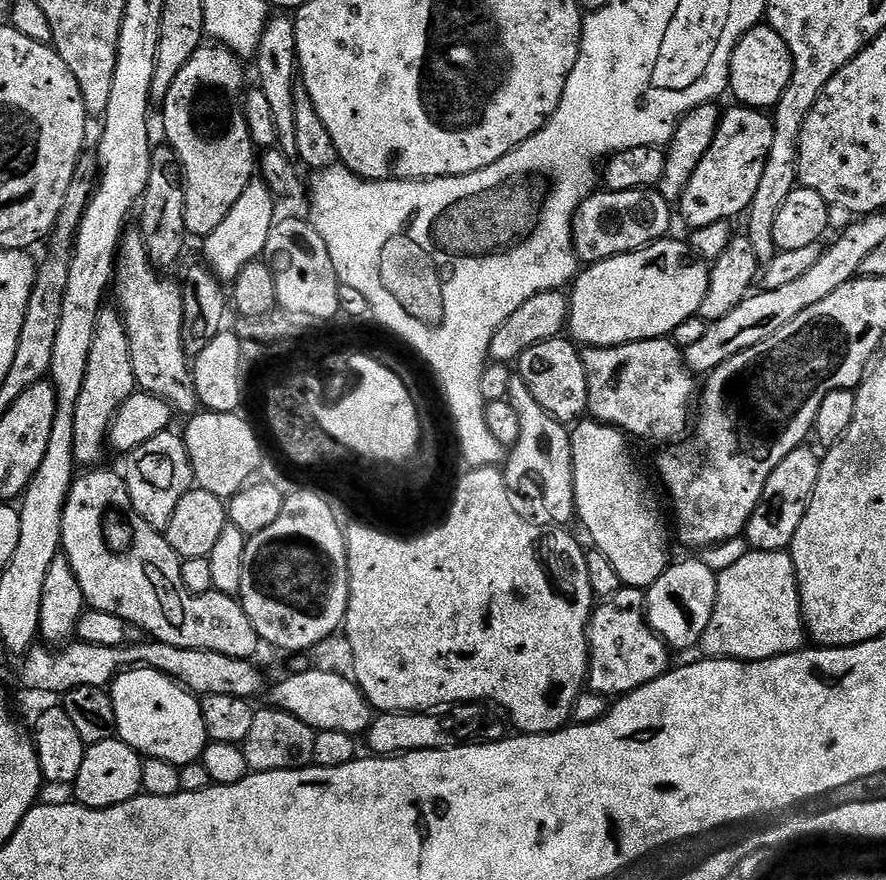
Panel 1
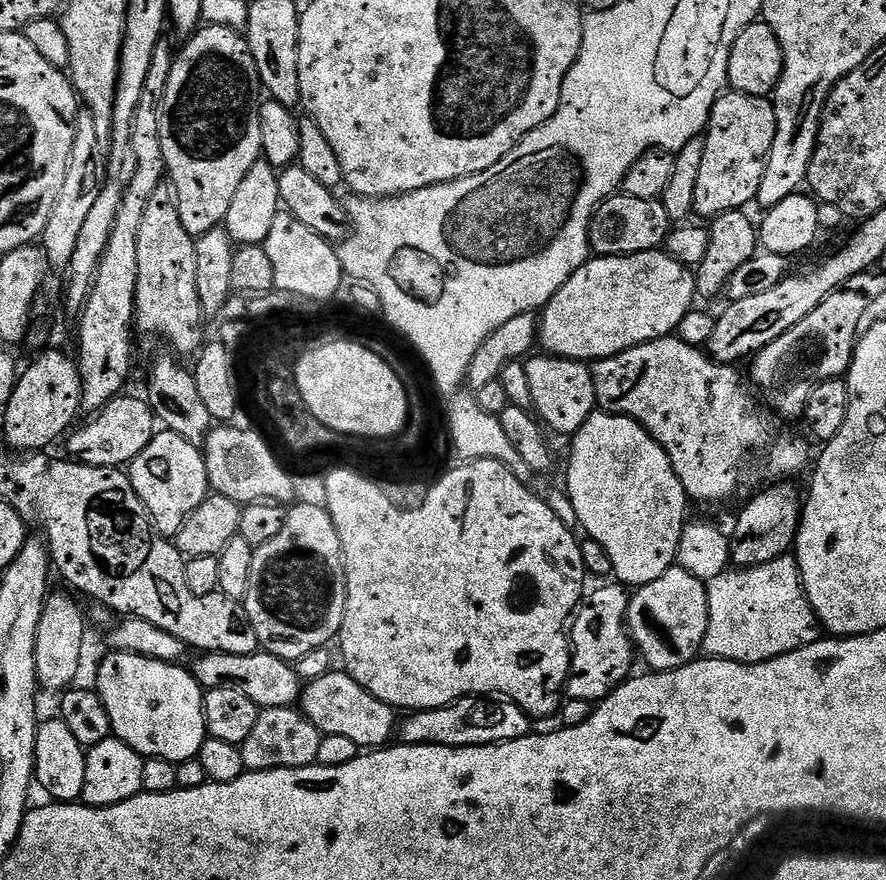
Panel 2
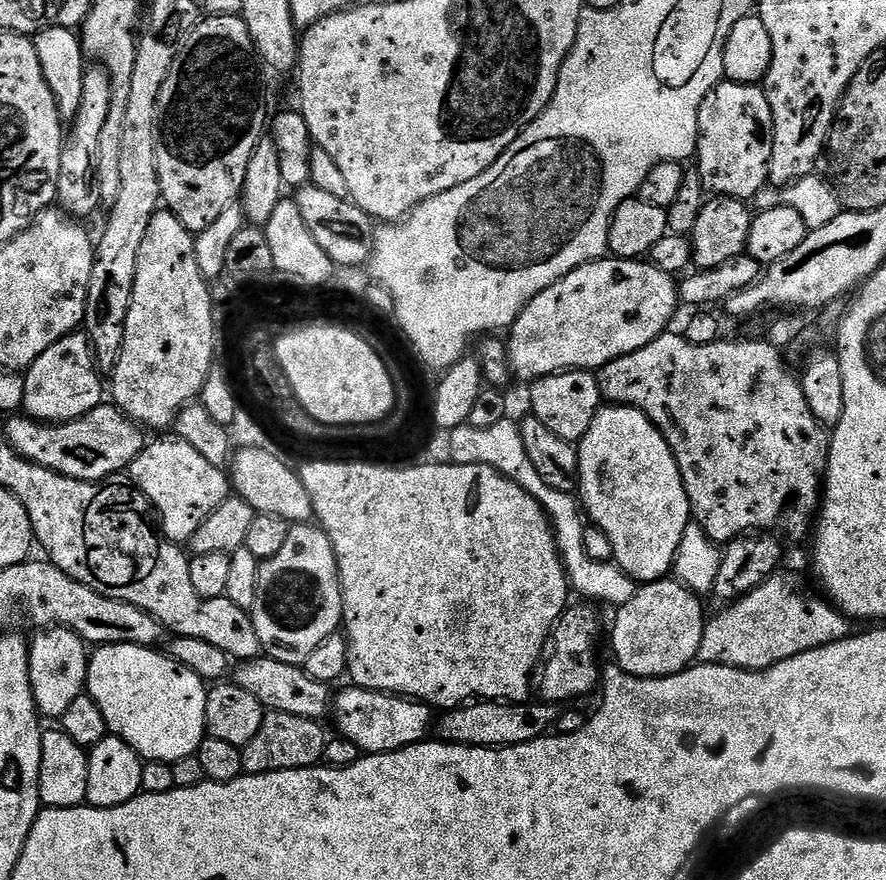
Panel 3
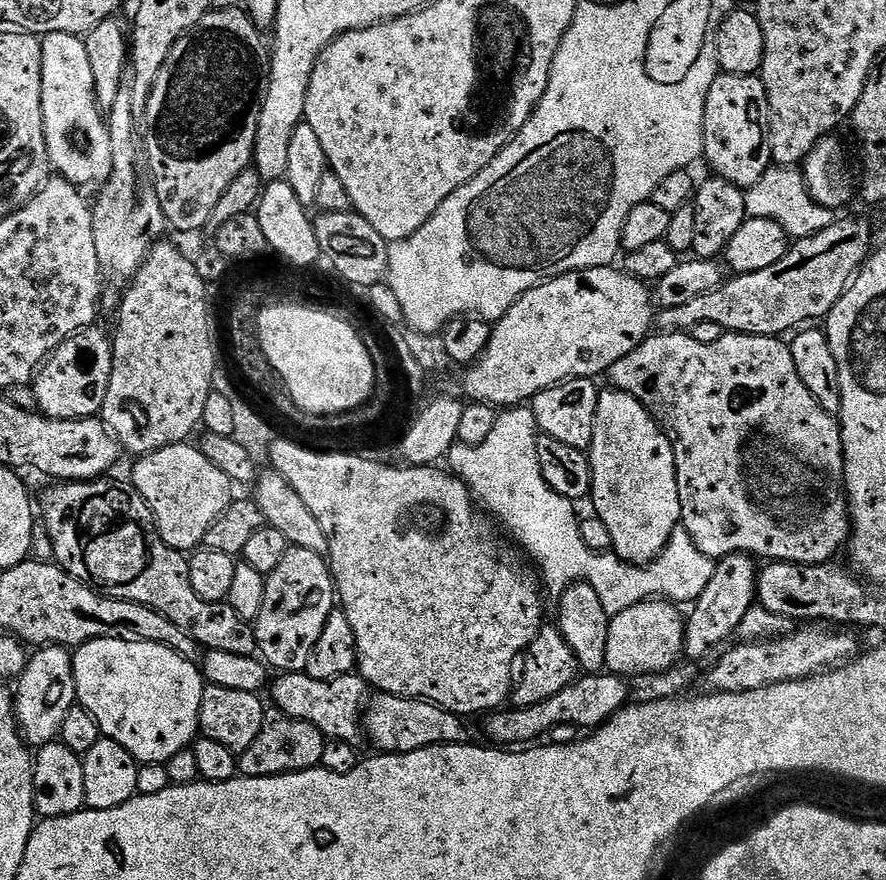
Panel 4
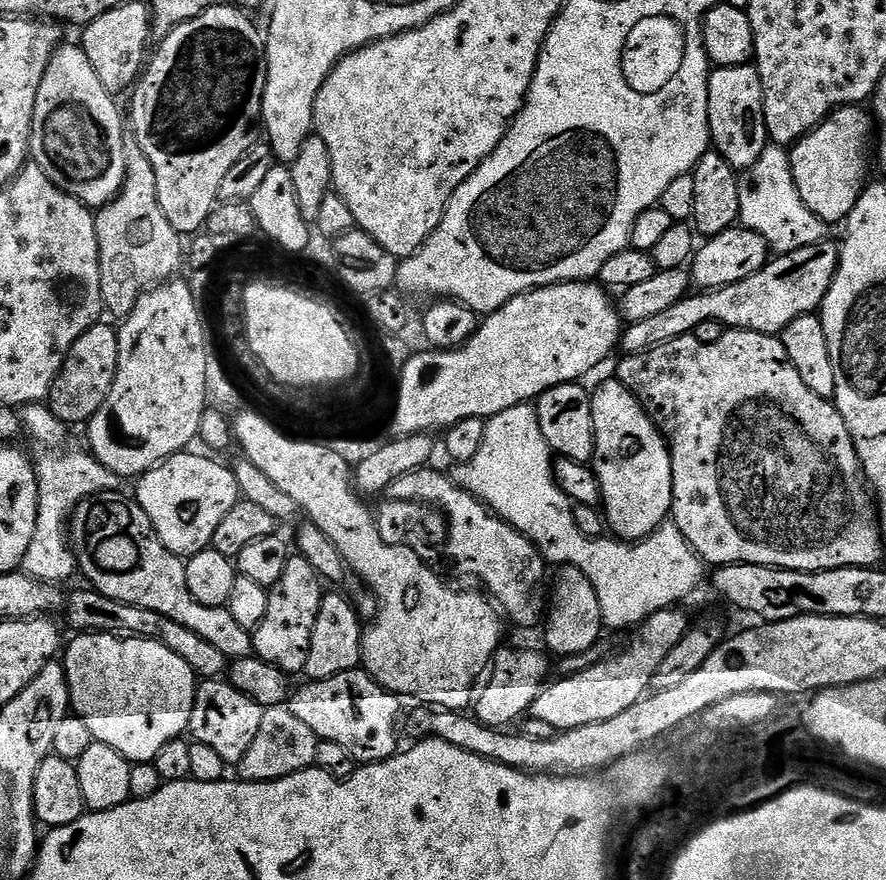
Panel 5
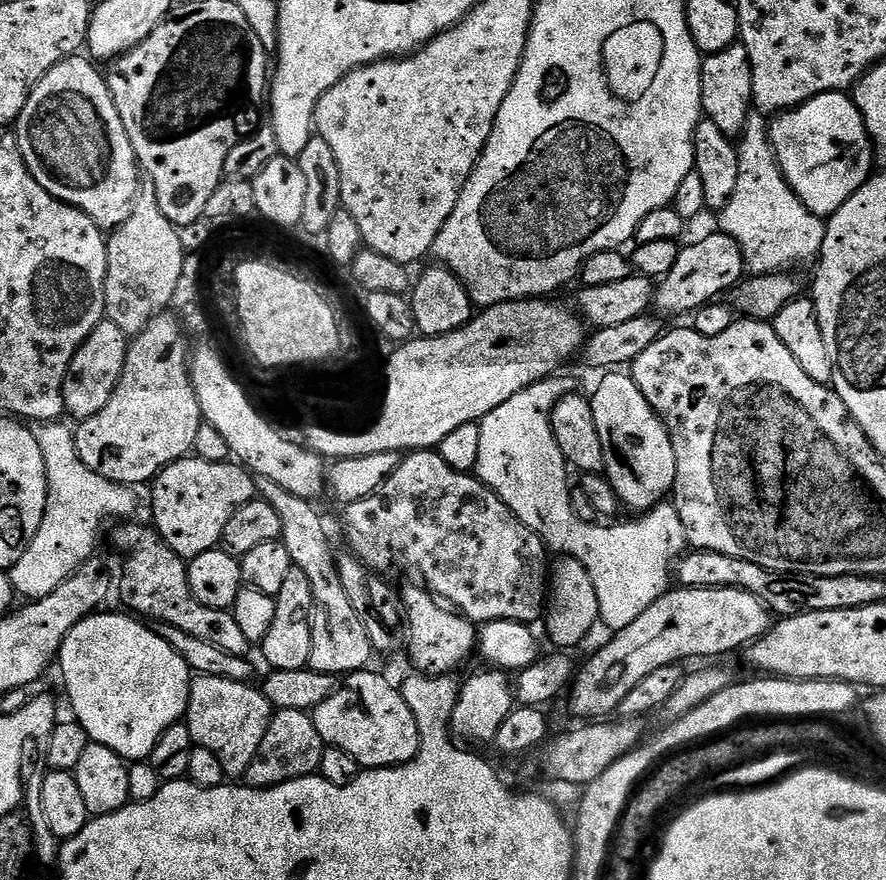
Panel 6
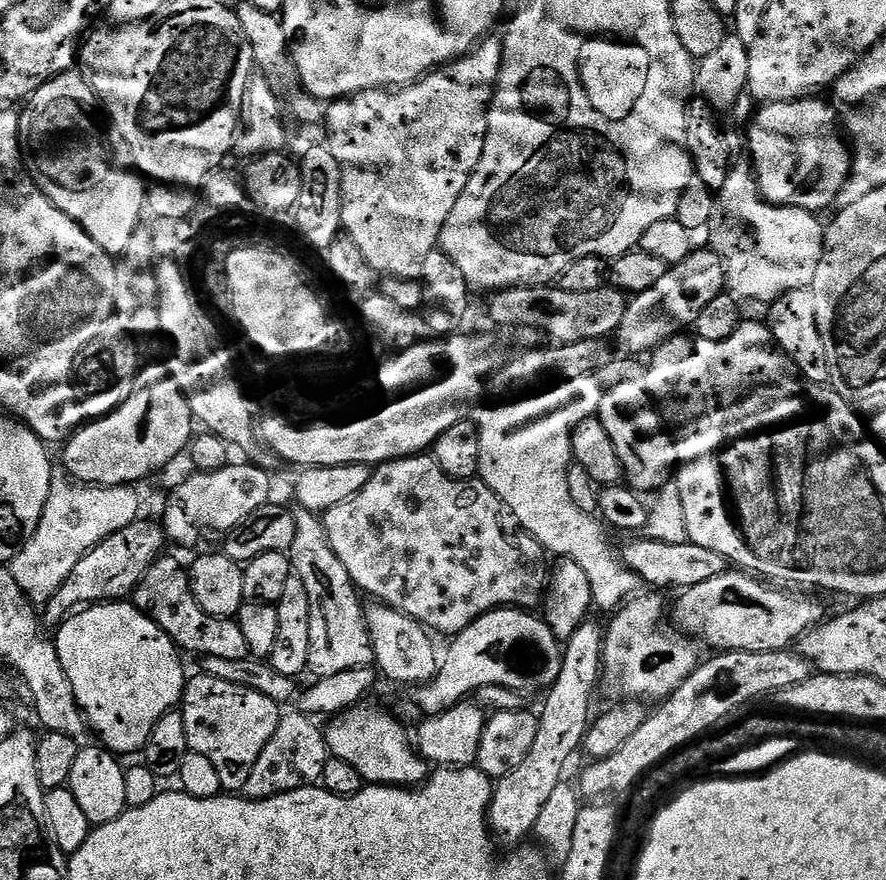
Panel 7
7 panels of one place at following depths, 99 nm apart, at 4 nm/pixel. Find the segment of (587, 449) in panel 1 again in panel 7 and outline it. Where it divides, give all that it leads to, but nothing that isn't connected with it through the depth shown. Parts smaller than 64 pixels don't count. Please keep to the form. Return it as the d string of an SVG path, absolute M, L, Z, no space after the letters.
M641 381L612 387L602 398L598 419L614 446L627 487L641 494L656 494L673 479L677 467L676 446L673 437L664 433L662 417Z

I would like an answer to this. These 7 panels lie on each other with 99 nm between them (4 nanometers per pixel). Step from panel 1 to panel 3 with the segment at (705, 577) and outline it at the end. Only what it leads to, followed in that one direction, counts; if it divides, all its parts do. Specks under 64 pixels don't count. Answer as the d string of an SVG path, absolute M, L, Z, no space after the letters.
M675 578L640 584L630 602L615 609L612 652L620 671L634 678L657 678L683 672L697 659L706 623L701 597Z

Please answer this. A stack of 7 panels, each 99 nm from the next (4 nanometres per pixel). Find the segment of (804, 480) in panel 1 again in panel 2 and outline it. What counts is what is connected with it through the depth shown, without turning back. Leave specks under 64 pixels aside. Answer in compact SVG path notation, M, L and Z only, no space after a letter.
M776 482L765 492L760 492L740 512L736 520L736 529L731 529L731 563L737 569L762 566L773 562L779 556L787 556L793 551L796 535L800 529L802 496L791 488L791 483Z

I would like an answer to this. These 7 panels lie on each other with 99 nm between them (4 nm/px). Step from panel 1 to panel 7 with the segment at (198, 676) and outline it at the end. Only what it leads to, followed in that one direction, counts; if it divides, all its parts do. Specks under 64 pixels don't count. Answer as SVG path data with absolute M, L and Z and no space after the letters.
M365 702L356 705L354 708L347 708L345 712L331 717L324 728L324 737L328 743L329 753L335 759L346 762L349 766L354 766L354 770L358 770L358 774L362 774L365 785L419 786L430 775L430 765L414 747L414 740L410 732L407 732L390 713L375 708L372 702Z

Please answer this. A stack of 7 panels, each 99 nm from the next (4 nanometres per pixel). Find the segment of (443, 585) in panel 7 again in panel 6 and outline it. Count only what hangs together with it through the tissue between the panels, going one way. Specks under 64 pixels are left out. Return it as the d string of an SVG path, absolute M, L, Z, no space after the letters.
M421 450L407 453L401 459L400 465L392 471L390 479L373 496L362 502L347 505L343 512L344 536L348 539L347 551L355 556L364 567L371 568L376 574L387 574L386 572L390 571L391 568L409 568L410 571L417 572L424 579L422 581L423 587L431 592L437 601L451 606L459 615L471 620L473 624L485 626L499 620L509 620L512 623L532 626L536 619L539 621L545 615L546 601L550 596L550 558L548 560L550 552L544 540L529 530L475 475L467 472L456 472L450 466L446 466L446 462L442 462L439 451Z

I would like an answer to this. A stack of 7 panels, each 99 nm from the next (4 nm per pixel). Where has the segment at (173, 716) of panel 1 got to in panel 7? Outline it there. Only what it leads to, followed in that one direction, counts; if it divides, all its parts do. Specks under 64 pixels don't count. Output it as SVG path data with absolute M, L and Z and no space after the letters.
M132 602L91 605L69 616L55 632L62 670L66 670L66 678L70 678L76 705L84 713L85 721L91 731L93 728L100 735L99 743L113 754L139 753L148 745L158 718L173 711L184 698L186 675L175 642L145 612L139 612Z

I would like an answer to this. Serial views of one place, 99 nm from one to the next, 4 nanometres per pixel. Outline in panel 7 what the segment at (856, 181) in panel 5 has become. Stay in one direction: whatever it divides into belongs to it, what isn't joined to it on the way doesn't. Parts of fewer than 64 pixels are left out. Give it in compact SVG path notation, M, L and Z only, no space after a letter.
M809 98L766 104L747 125L747 155L754 165L760 192L771 204L820 214L823 208L831 209L835 205L838 194L846 186L852 172L852 154L838 127L835 108L822 101Z

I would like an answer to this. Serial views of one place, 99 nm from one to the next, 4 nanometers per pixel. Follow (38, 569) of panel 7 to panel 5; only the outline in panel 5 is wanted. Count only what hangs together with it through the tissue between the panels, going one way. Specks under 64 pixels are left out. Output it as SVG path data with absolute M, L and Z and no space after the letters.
M47 403L39 404L22 404L19 405L18 415L20 417L20 427L25 433L28 432L44 447L44 453L41 454L40 460L36 464L36 481L38 482L38 518L34 526L34 538L30 538L30 550L26 550L22 570L27 576L32 576L35 580L42 581L43 584L63 585L63 580L68 580L72 575L77 575L78 565L76 554L72 551L70 543L70 521L72 513L76 507L87 500L89 496L98 496L101 494L112 494L117 490L116 487L122 484L122 477L106 470L102 462L93 458L91 451L83 450L79 452L76 448L68 448L69 425L62 422L54 414L54 410L49 408Z

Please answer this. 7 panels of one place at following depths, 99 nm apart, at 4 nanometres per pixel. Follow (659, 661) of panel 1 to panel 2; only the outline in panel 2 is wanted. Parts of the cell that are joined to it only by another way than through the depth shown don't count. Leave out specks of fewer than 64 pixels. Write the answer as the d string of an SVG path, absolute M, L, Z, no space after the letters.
M604 582L601 588L596 588L585 595L581 605L574 613L570 624L570 643L572 645L572 672L568 675L566 685L567 699L582 698L582 702L607 701L615 693L618 685L633 675L632 663L637 663L638 653L632 642L632 635L628 633L628 601L630 592L619 582Z

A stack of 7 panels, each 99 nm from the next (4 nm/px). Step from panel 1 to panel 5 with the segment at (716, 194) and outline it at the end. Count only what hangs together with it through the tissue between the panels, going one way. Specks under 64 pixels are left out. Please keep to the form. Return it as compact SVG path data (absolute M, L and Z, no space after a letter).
M749 62L742 66L713 67L708 74L708 134L710 144L715 151L730 162L730 166L737 170L747 170L762 158L762 150L766 150L770 143L766 130L766 114L764 113L764 91L762 78L758 74L755 63Z

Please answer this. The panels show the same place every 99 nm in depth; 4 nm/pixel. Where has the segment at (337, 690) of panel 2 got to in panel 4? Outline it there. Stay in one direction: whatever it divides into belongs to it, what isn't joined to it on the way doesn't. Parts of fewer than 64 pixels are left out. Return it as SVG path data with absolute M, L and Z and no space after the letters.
M376 692L367 701L362 730L366 740L373 744L375 751L380 754L394 752L413 752L439 744L467 744L468 728L463 719L455 716L453 712L447 712L436 704L425 700L411 700L401 696L391 696L385 692Z

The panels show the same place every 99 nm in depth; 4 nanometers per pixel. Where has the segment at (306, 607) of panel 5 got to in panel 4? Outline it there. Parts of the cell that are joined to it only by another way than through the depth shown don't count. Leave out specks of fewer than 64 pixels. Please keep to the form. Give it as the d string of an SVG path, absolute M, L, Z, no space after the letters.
M289 547L286 558L278 562L278 570L266 577L262 614L254 622L256 646L264 663L280 674L305 671L326 618L337 608L336 582L327 559L314 550Z

